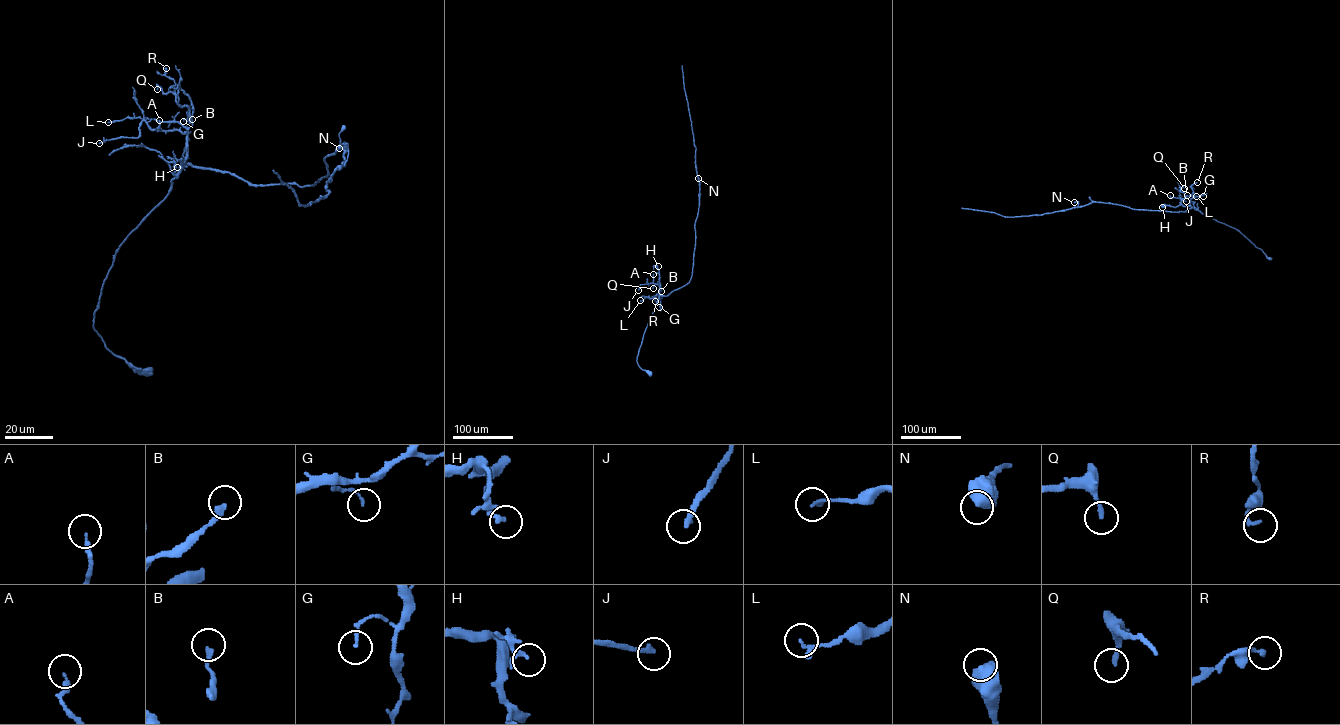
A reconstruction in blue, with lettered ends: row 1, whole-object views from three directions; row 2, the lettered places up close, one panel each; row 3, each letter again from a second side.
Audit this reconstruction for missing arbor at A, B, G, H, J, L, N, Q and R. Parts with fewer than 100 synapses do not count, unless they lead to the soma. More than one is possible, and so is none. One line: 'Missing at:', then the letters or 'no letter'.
Missing at: no letter

